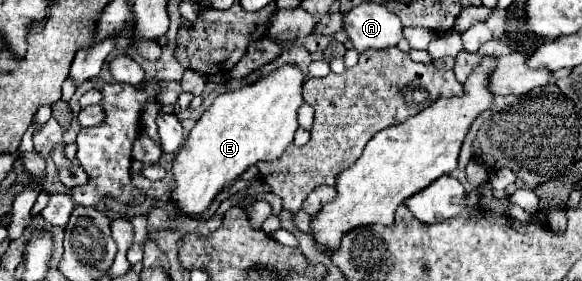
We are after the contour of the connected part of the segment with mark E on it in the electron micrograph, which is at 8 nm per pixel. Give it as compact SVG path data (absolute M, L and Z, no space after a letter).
M284 64L252 84L216 96L174 160L172 200L176 200L182 216L204 212L214 196L248 166L282 156L282 152L294 142L298 130L298 108L304 104L304 80L306 74L298 64Z

